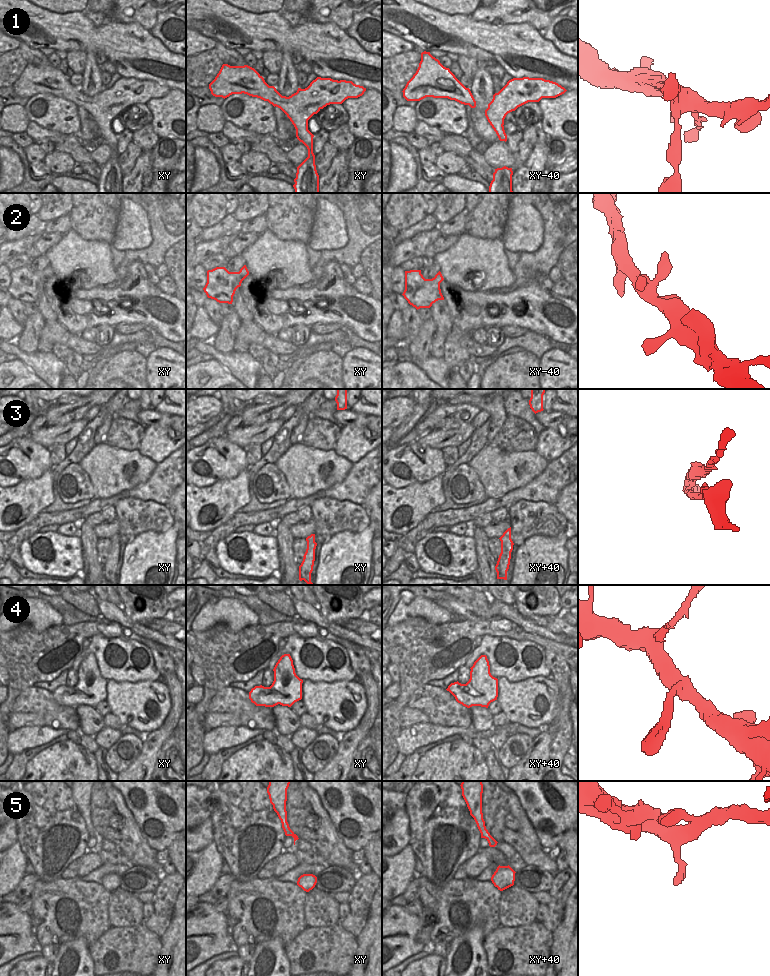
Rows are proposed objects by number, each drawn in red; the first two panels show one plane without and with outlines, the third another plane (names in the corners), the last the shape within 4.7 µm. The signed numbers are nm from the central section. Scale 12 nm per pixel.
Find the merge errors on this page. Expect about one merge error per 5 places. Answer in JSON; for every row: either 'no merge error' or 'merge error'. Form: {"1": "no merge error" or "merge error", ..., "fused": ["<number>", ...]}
{"1": "no merge error", "2": "no merge error", "3": "merge error", "4": "no merge error", "5": "no merge error", "fused": ["3"]}

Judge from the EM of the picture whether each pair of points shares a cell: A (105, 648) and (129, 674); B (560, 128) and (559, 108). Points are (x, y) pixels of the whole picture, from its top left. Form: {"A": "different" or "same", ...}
{"A": "same", "B": "same"}

